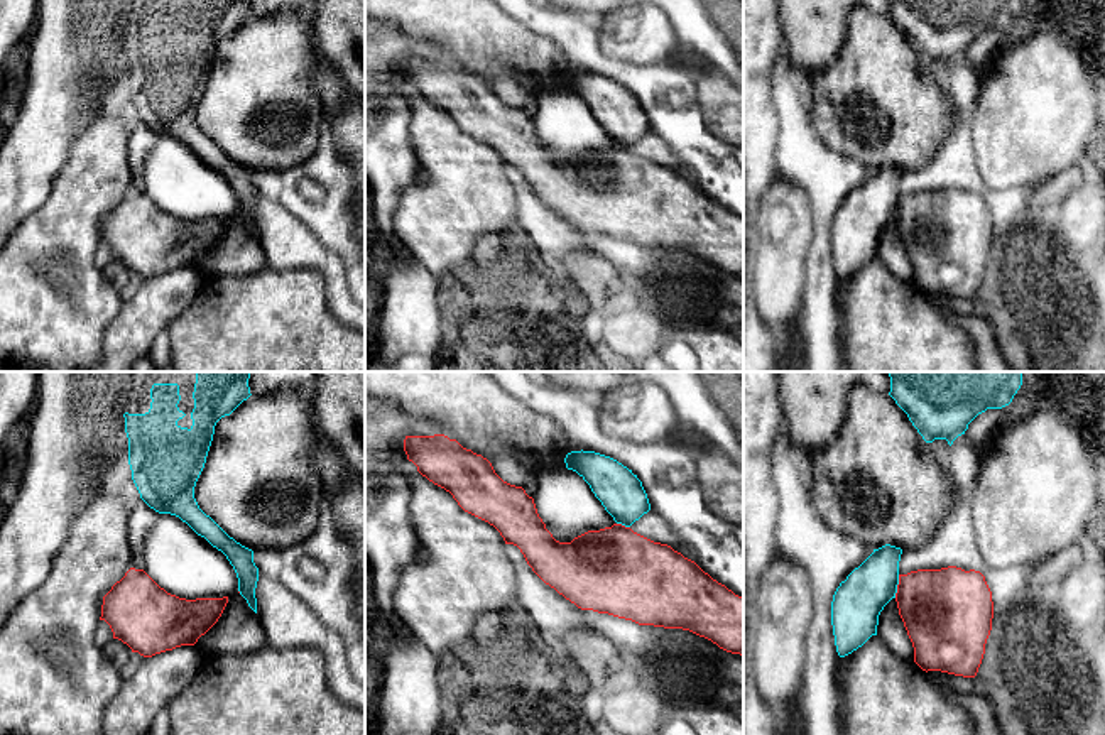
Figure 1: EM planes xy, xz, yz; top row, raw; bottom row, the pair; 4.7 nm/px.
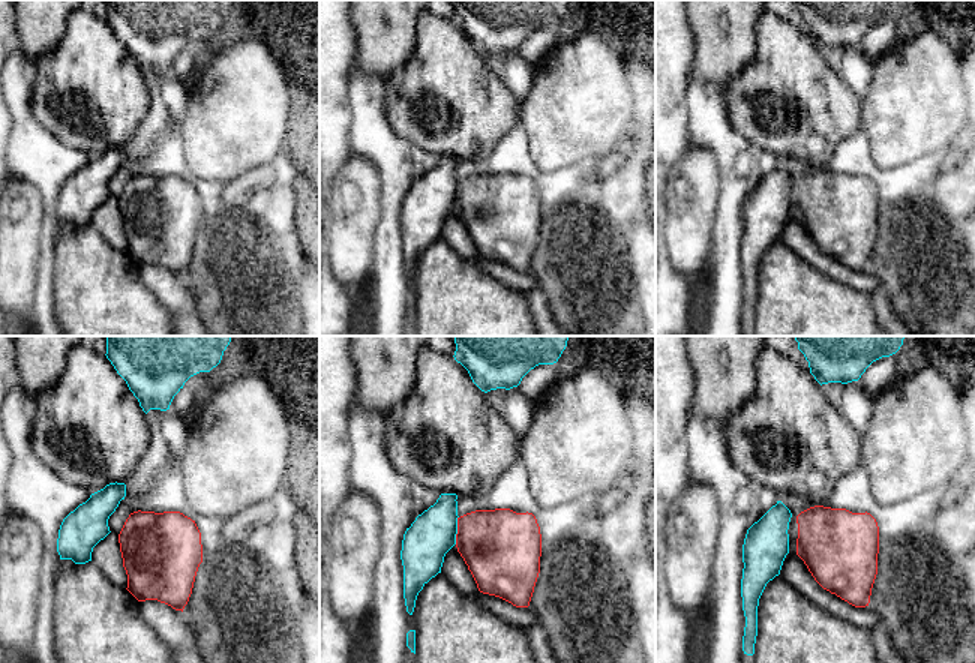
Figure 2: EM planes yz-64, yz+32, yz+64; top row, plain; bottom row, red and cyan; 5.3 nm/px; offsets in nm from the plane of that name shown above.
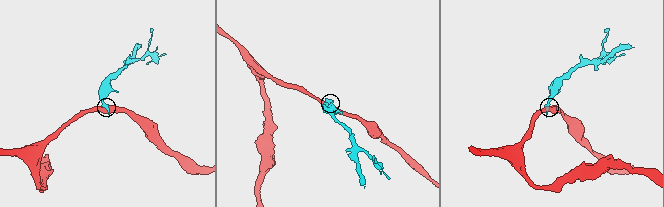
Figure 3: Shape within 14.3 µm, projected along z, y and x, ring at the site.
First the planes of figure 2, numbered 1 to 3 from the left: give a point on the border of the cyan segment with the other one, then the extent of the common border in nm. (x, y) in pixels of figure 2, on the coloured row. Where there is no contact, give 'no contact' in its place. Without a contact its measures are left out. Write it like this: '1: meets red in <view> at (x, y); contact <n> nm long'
1: no contact
2: meets red in yz+32 at (458, 530); contact 150 nm long
3: no contact

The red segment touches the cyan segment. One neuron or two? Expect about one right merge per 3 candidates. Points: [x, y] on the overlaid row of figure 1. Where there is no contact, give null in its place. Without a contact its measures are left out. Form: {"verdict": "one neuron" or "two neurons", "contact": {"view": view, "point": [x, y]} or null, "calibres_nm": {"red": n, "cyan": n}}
{"verdict": "two neurons", "contact": {"view": "yz", "point": [898, 587]}, "calibres_nm": {"red": 400, "cyan": 240}}

